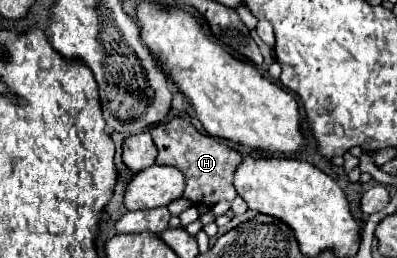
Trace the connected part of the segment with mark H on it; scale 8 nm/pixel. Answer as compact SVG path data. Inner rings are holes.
M173 118L171 122L159 124L151 128L151 136L153 142L159 150L157 156L157 164L163 166L175 166L177 170L181 170L187 178L187 186L185 186L185 198L193 200L195 204L217 204L221 200L233 200L237 196L235 188L233 188L233 174L237 170L237 166L243 162L243 156L235 150L231 150L225 142L213 138L213 136L205 136L199 134L193 124L185 118Z

